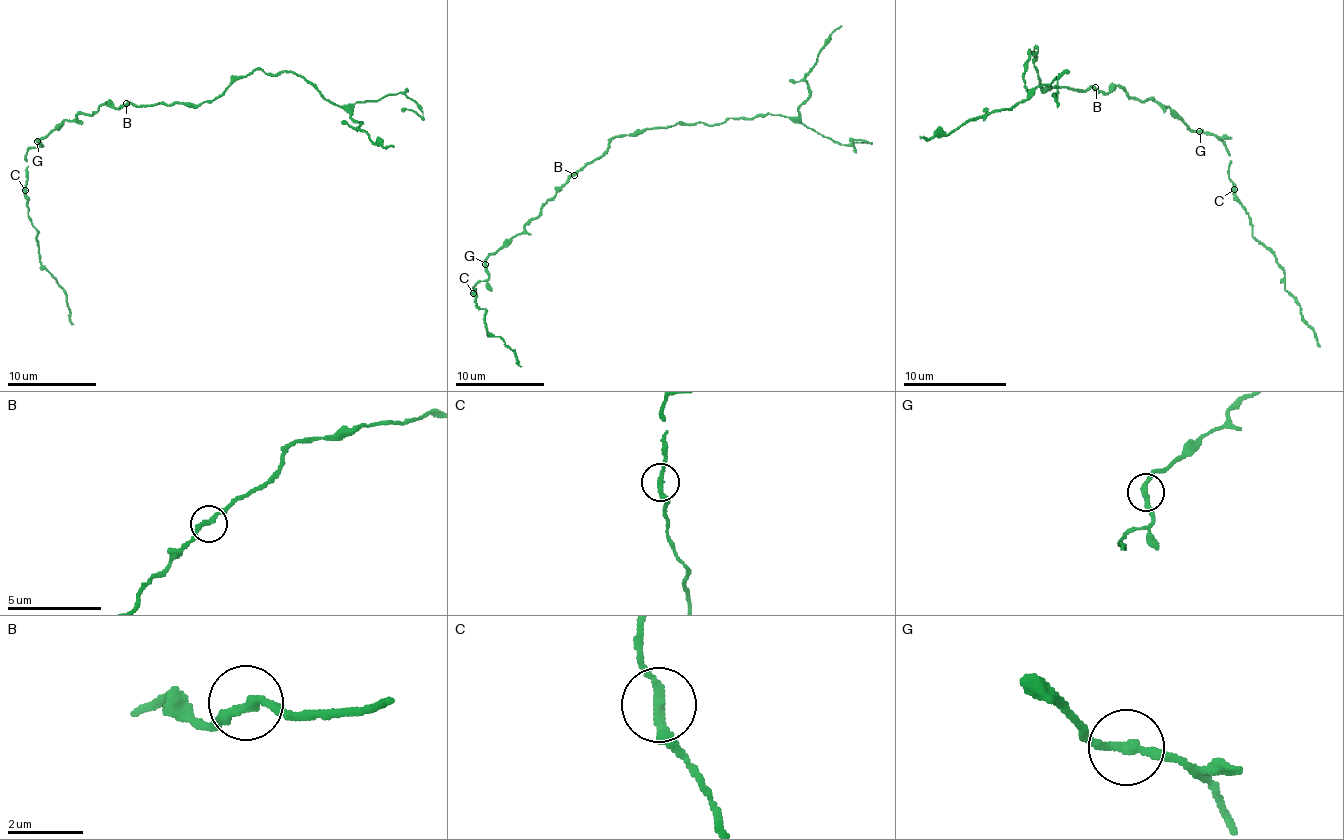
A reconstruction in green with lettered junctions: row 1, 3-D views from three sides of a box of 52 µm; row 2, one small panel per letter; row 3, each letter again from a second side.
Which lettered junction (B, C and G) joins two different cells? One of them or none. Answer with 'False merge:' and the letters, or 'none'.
False merge: none

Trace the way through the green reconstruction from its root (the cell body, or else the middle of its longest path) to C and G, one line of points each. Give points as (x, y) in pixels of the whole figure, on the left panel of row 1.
C: (130, 103), (119, 107), (104, 103), (93, 114), (62, 121), (26, 154), (24, 189)
G: (130, 103), (119, 107), (104, 103), (93, 114), (79, 114), (73, 121), (62, 121), (37, 141)

